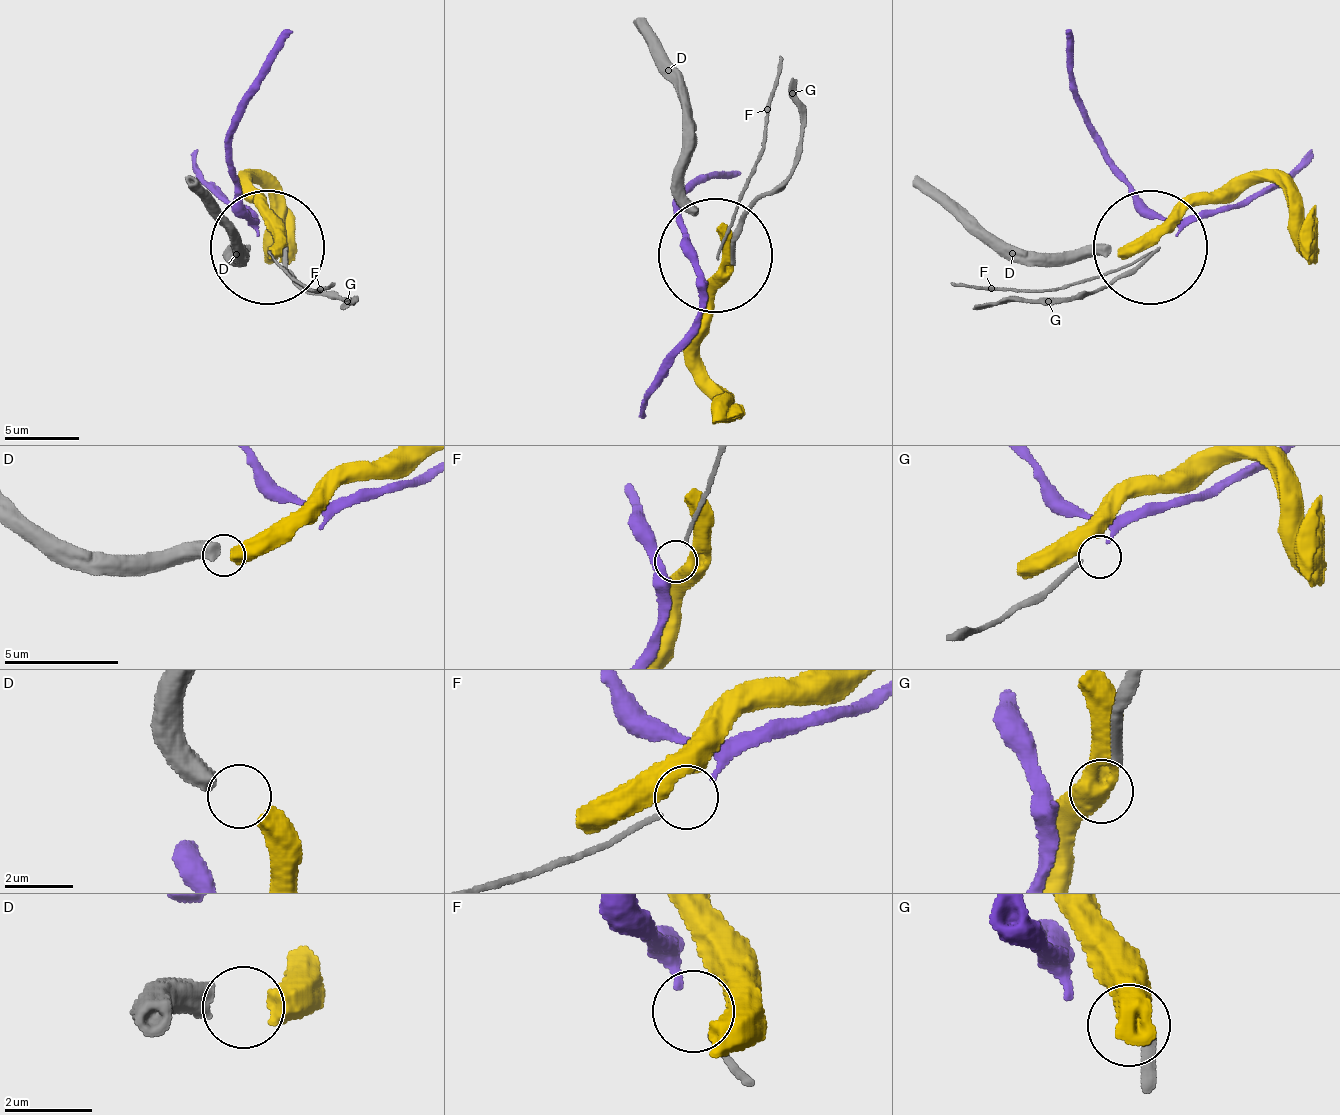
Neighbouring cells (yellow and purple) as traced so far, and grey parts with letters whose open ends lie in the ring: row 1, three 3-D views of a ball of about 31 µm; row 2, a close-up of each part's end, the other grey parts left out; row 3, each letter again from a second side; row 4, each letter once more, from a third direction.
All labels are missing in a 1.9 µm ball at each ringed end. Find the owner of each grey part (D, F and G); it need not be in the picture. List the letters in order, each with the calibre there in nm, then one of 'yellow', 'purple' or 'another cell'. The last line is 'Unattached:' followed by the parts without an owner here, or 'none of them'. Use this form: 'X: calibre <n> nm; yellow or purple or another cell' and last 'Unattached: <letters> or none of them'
D: calibre 600 nm; yellow
F: calibre 140 nm; purple
G: calibre 200 nm; another cell
Unattached: G

